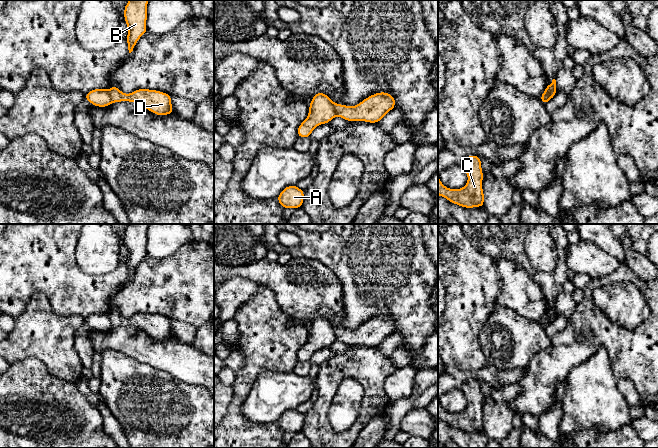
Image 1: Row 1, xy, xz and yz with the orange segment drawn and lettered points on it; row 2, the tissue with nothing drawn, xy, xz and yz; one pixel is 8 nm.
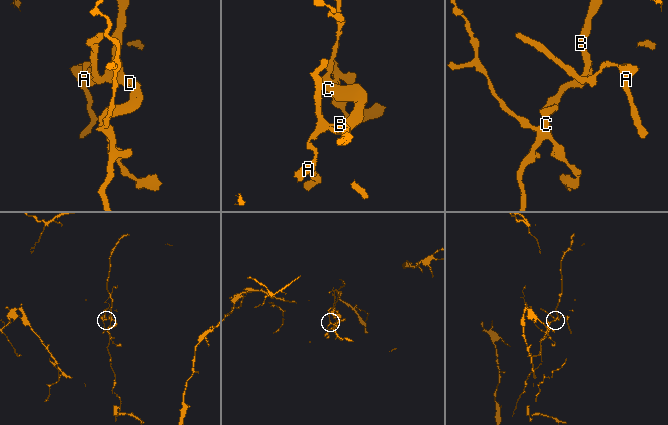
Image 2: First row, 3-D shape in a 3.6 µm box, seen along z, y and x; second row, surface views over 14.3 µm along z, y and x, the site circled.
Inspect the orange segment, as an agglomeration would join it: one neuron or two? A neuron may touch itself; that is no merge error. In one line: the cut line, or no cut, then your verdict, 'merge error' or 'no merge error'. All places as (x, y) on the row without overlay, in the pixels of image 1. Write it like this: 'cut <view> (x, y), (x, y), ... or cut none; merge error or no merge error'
cut yz (555, 315), (547, 319), (542, 318); merge error

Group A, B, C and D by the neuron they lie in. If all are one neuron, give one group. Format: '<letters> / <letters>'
A / B C D

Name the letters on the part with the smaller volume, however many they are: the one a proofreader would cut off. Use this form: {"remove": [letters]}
{"remove": ["B", "C", "D"]}

